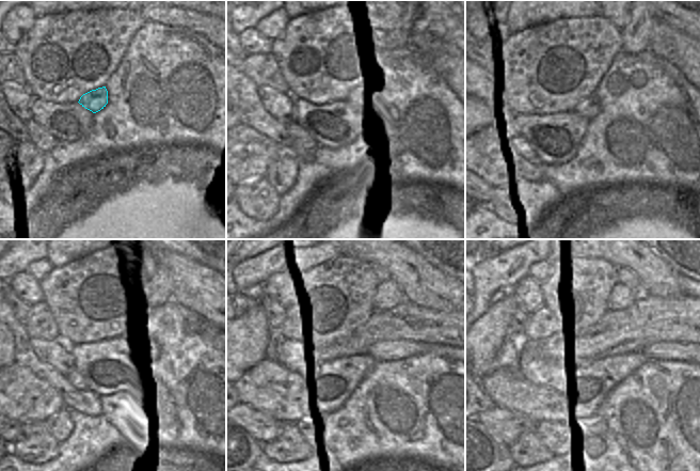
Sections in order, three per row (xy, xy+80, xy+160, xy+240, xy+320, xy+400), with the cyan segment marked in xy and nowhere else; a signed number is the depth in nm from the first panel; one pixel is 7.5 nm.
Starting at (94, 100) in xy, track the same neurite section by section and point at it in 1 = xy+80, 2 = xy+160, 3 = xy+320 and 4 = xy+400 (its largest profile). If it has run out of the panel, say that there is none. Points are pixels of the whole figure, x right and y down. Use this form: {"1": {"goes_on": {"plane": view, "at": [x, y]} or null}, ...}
{"1": {"goes_on": {"plane": "xy+80", "at": [344, 101]}}, "2": {"goes_on": {"plane": "xy+160", "at": [589, 108]}}, "3": {"goes_on": {"plane": "xy+320", "at": [391, 349]}}, "4": {"goes_on": {"plane": "xy+400", "at": [668, 350]}}}

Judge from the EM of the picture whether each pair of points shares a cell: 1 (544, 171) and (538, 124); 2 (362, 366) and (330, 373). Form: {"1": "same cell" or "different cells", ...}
{"1": "different cells", "2": "same cell"}

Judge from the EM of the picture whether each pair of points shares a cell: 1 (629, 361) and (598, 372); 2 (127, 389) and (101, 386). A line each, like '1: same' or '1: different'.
1: same
2: different

